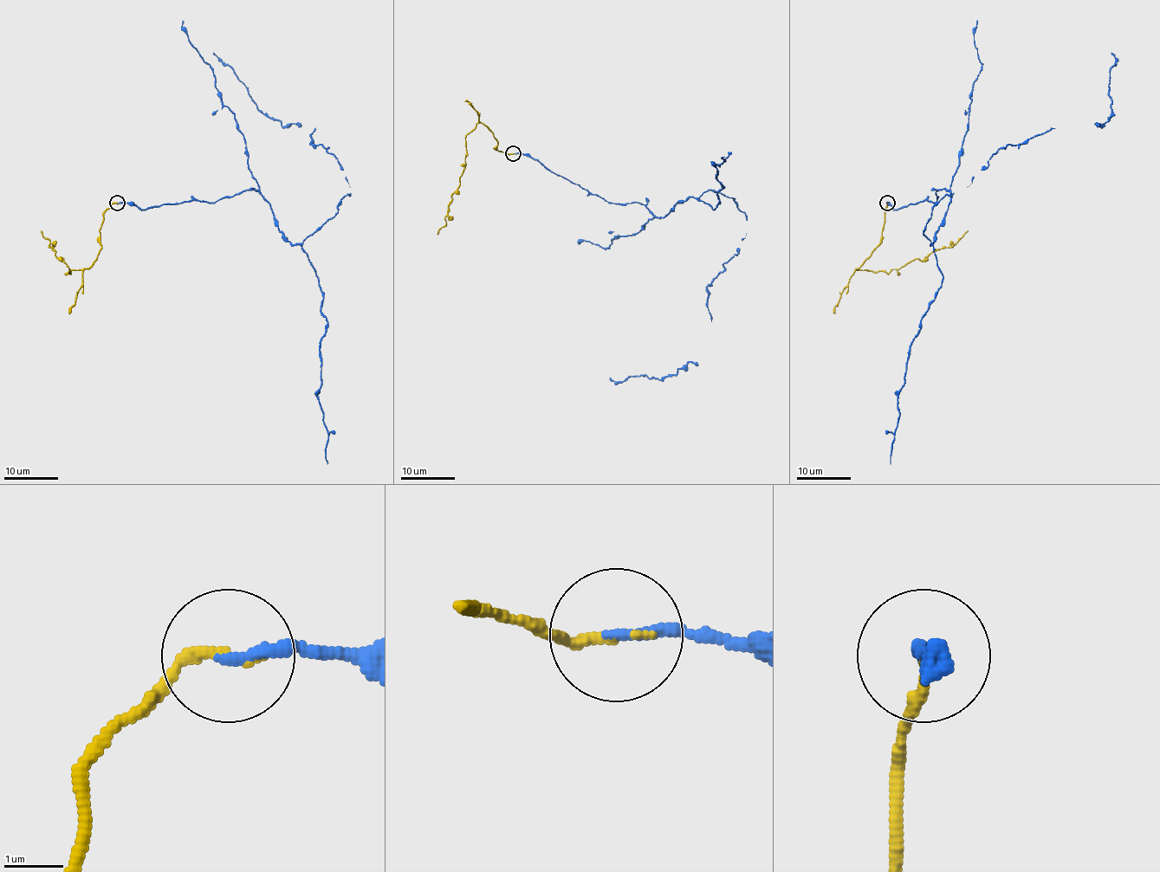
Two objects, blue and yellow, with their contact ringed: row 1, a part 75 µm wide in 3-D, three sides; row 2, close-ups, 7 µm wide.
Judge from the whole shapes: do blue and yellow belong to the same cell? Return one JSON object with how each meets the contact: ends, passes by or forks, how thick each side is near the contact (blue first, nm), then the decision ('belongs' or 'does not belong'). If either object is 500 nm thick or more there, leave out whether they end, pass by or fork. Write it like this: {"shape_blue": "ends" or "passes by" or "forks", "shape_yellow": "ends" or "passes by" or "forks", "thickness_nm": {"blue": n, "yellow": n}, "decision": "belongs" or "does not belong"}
{"shape_blue": "ends", "shape_yellow": "ends", "thickness_nm": {"blue": 200, "yellow": 180}, "decision": "belongs"}

